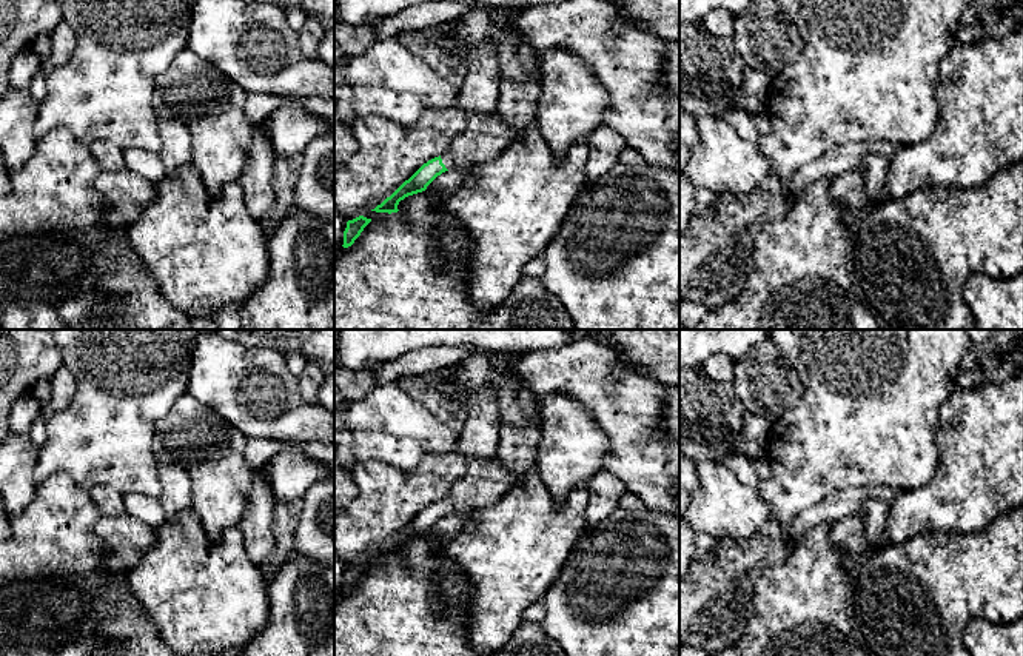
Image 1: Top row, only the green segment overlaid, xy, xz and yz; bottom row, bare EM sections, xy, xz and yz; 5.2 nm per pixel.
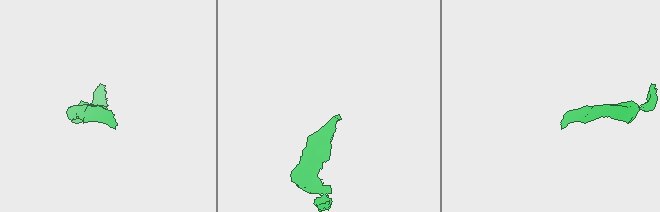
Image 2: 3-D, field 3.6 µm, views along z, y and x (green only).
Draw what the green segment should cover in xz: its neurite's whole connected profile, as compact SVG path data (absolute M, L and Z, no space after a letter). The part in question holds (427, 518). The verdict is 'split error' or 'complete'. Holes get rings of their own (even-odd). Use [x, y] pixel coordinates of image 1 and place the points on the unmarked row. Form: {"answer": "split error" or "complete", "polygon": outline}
{"answer": "split error", "polygon": "M495 456L470 460L464 477L456 480L448 494L424 508L390 542L374 554L376 557L397 557L397 550L408 541L422 537L442 517L467 514L495 505L515 485L515 474Z"}

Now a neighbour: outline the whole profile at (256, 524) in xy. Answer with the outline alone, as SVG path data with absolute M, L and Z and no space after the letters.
M254 471L254 480L239 528L243 534L248 557L262 568L276 547L273 520L276 500L262 474Z

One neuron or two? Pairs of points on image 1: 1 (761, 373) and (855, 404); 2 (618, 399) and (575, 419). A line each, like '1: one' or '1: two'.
1: two
2: two

